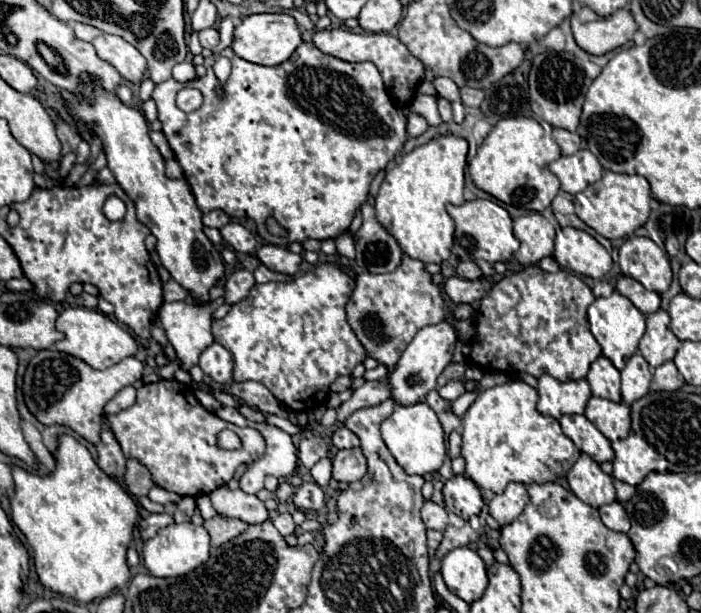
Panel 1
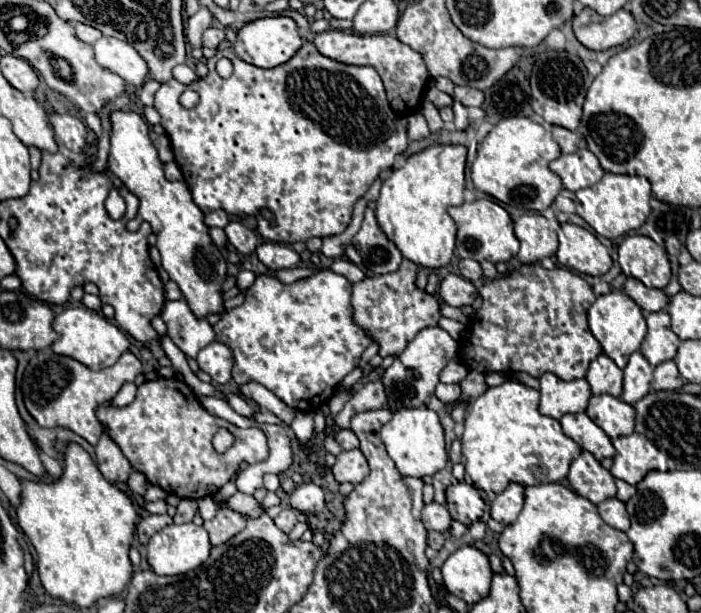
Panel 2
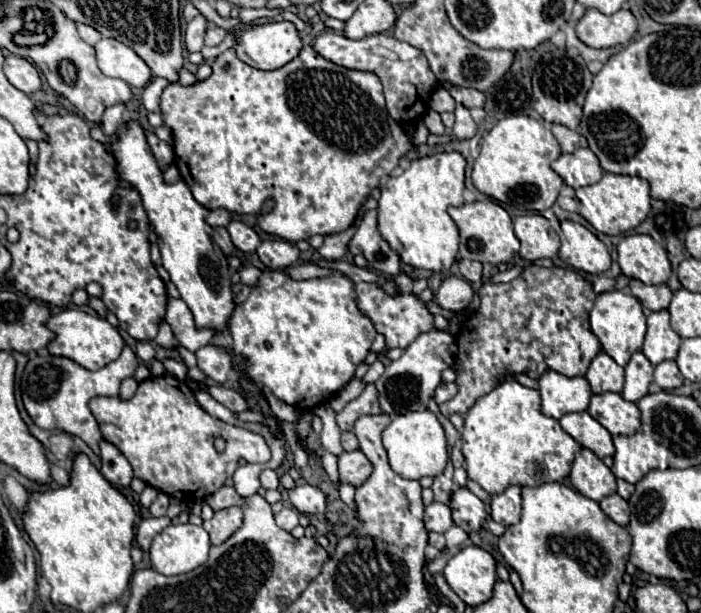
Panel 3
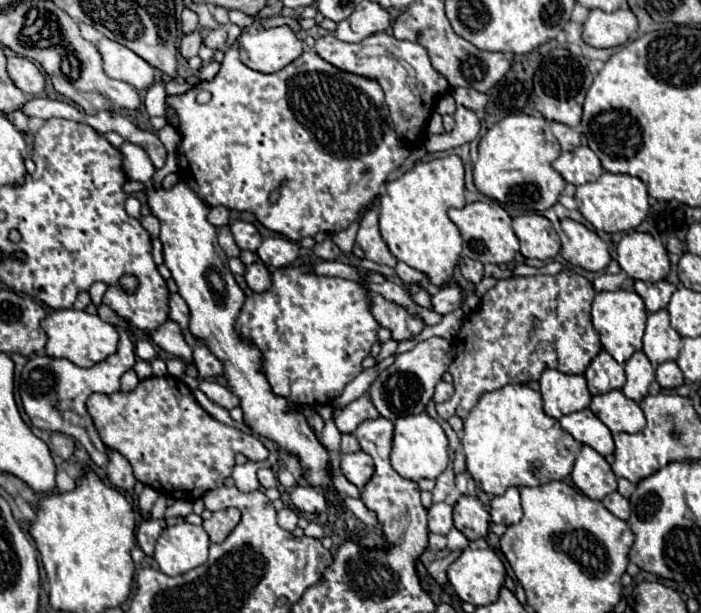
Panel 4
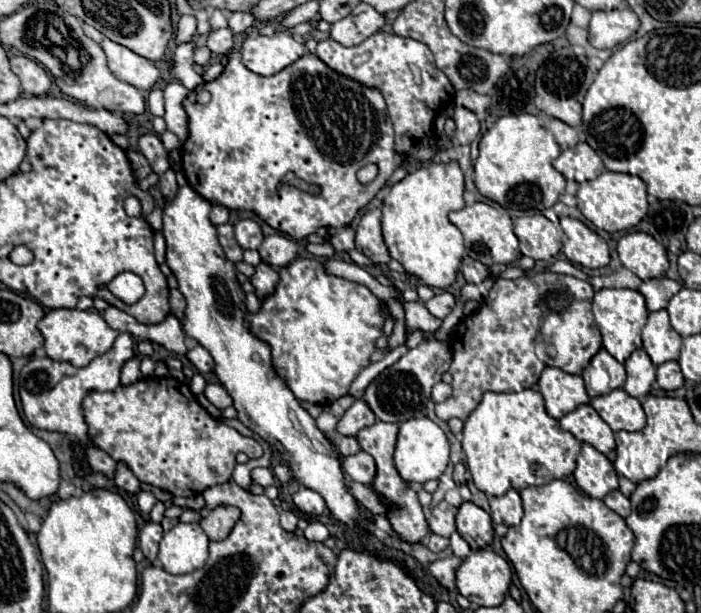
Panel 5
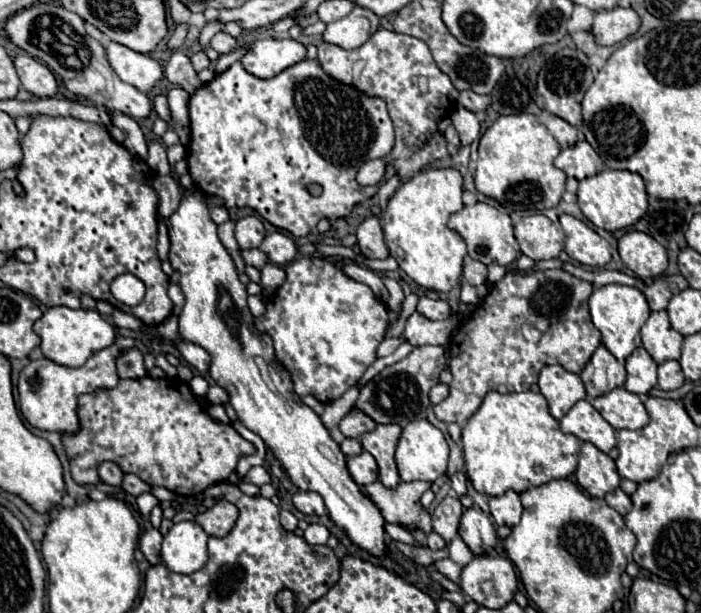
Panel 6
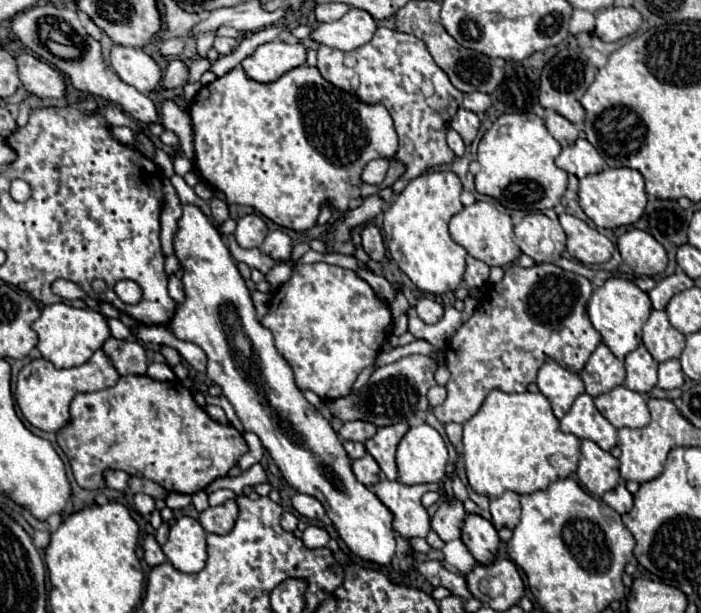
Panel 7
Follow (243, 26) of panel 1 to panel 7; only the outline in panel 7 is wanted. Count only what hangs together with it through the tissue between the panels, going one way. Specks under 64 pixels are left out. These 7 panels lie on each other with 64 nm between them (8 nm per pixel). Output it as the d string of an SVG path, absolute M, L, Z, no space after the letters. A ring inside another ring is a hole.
M268 42L256 48L252 56L242 62L246 76L260 84L270 84L292 68L306 64L306 48L302 44Z

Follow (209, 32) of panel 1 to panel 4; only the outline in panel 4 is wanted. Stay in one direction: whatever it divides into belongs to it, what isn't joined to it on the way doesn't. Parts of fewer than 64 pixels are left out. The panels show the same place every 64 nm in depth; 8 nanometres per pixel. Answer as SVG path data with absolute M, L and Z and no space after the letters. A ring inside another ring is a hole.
M218 28L218 30L212 30L212 32L206 36L204 44L206 44L208 48L212 48L212 50L224 50L224 48L226 48L226 38L228 38L226 30L224 30L224 28Z

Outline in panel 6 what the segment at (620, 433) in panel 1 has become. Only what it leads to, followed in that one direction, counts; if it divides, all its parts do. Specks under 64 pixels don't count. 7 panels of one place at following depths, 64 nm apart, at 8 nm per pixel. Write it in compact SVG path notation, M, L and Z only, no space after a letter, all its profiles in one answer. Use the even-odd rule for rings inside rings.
M624 386L594 398L592 406L602 414L602 418L614 430L622 430L622 428L638 430L644 428L644 424L648 424L648 412L640 396L628 392Z

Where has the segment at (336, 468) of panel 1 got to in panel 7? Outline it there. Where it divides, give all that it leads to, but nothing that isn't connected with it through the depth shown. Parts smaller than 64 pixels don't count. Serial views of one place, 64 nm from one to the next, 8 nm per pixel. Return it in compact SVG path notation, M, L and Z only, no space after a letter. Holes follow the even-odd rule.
M366 454L366 456L360 458L360 460L354 460L354 462L352 462L352 470L354 470L356 478L358 478L366 488L378 484L380 478L382 478L380 466L376 464L376 460L374 460L370 454Z

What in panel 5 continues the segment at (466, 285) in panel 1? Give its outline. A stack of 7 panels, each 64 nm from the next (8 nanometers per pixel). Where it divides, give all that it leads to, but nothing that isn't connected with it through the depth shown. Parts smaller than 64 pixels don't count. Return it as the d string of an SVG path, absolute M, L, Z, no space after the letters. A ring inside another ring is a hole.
M440 292L440 294L436 294L432 300L428 300L428 302L424 302L424 306L426 306L426 310L432 314L432 316L436 316L436 318L440 318L440 320L444 320L448 314L450 314L450 310L454 308L454 296L450 294L450 292Z

